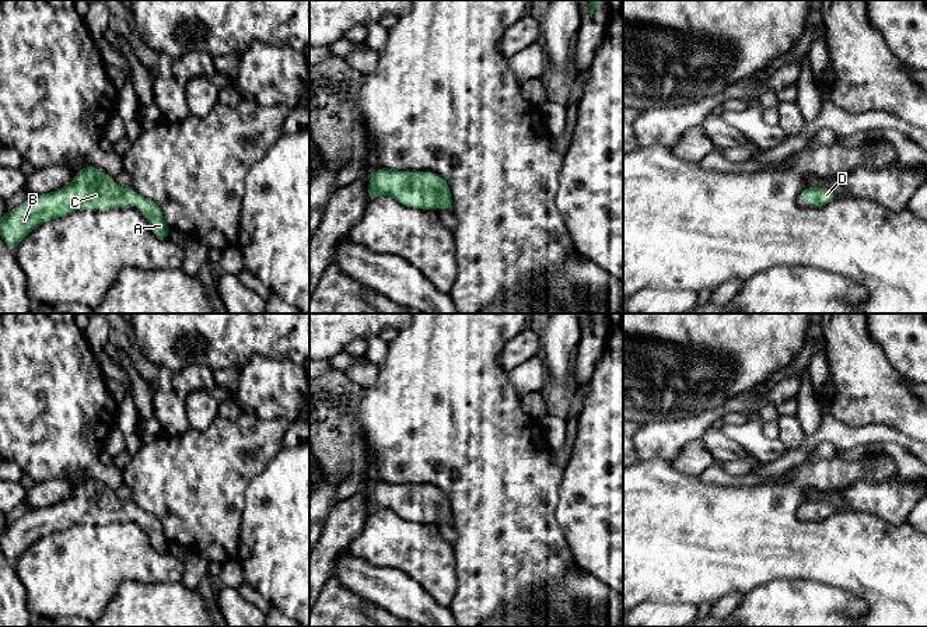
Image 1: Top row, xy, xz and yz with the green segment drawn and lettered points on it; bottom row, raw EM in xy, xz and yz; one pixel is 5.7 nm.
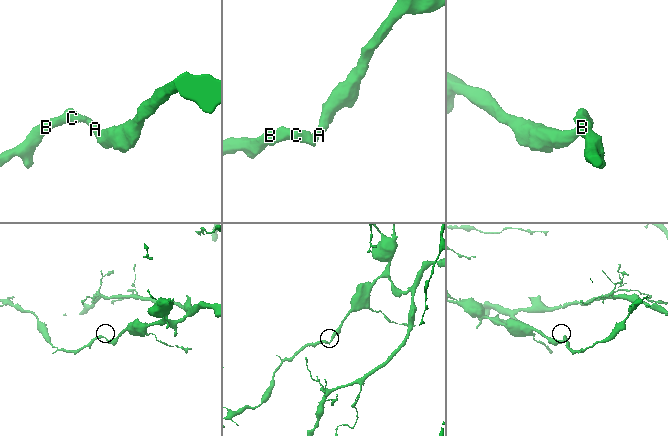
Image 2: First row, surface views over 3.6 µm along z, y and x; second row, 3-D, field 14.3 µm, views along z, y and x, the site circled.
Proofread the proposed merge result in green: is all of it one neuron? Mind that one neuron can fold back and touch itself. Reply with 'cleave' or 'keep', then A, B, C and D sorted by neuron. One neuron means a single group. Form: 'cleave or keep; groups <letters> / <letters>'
keep; groups A B C D

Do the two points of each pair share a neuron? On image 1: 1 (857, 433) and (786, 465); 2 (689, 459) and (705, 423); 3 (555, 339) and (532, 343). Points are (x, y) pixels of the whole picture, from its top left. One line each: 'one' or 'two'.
1: one
2: two
3: two

